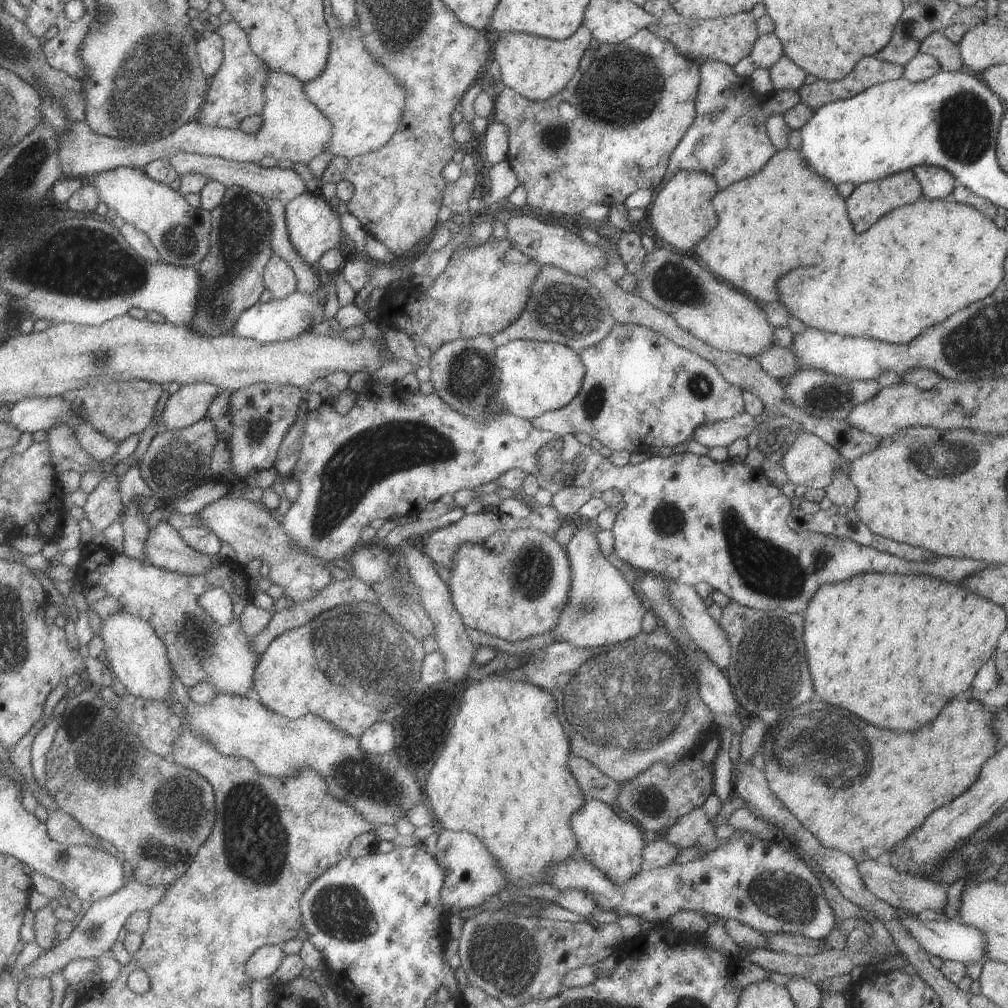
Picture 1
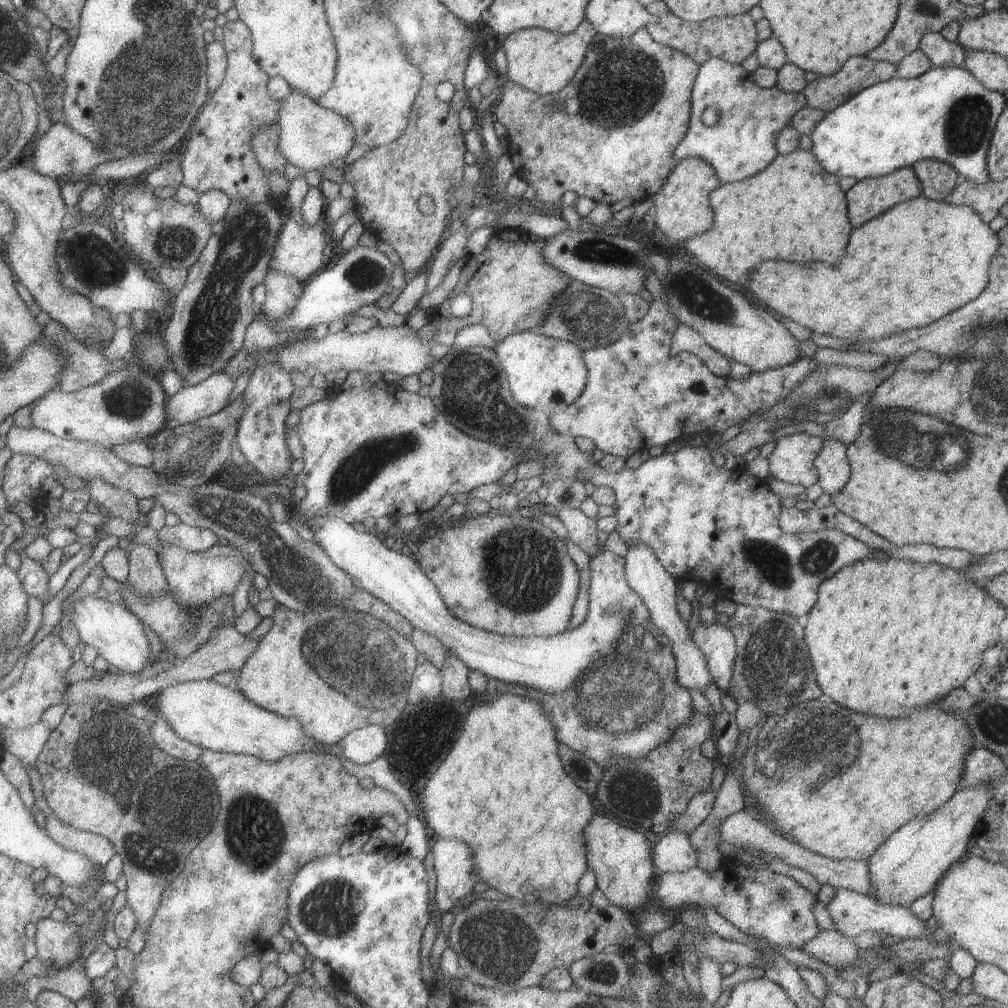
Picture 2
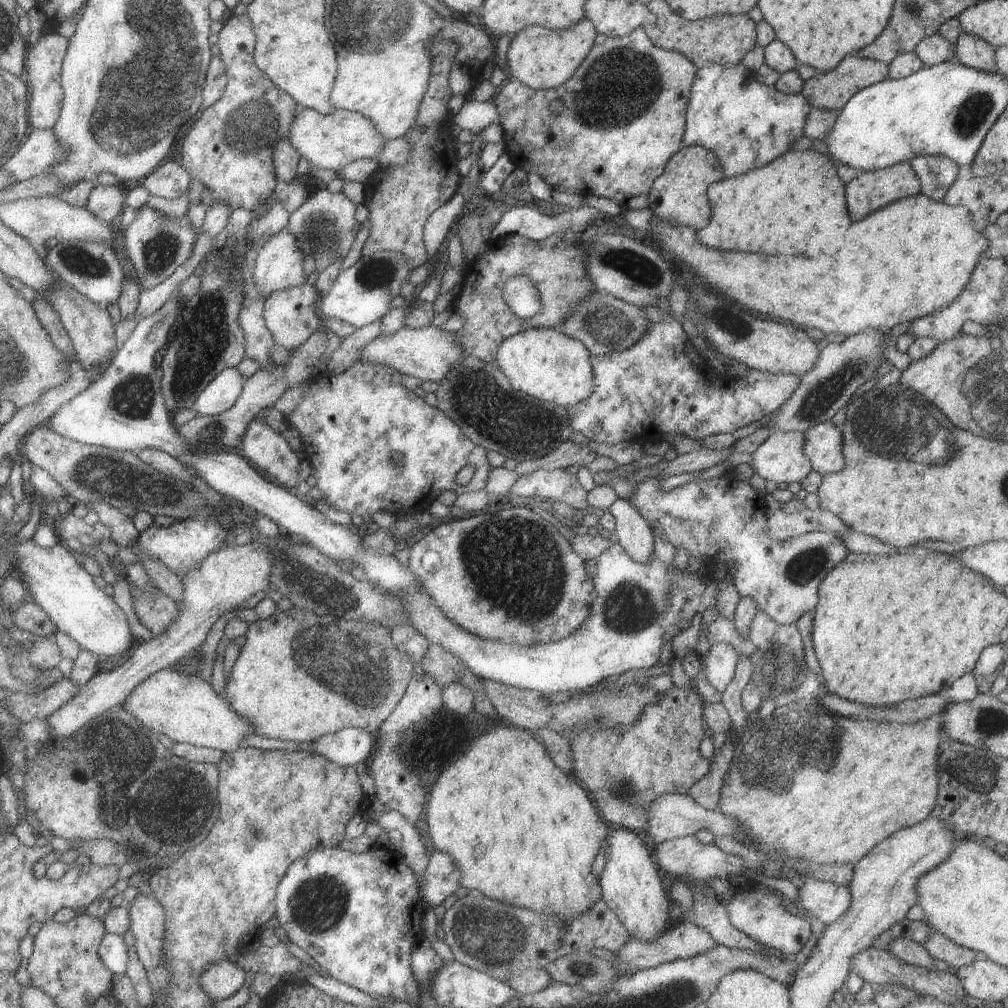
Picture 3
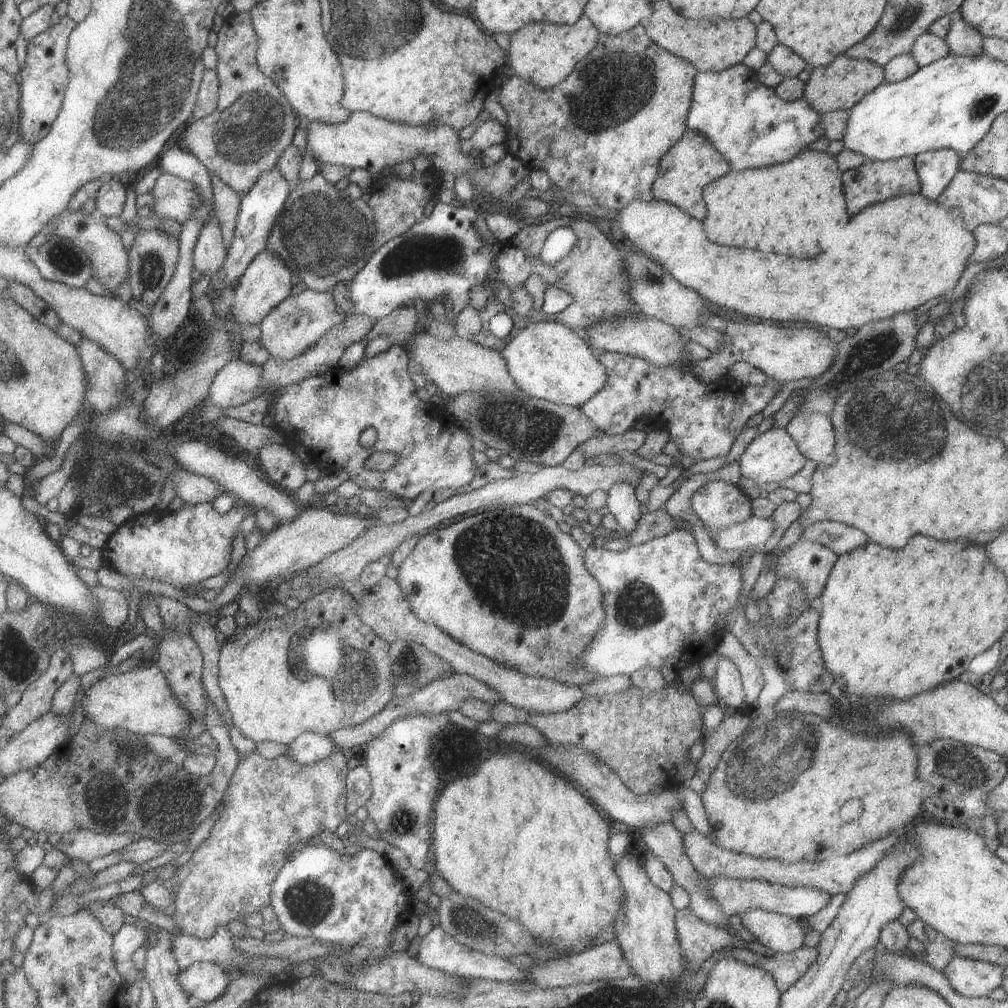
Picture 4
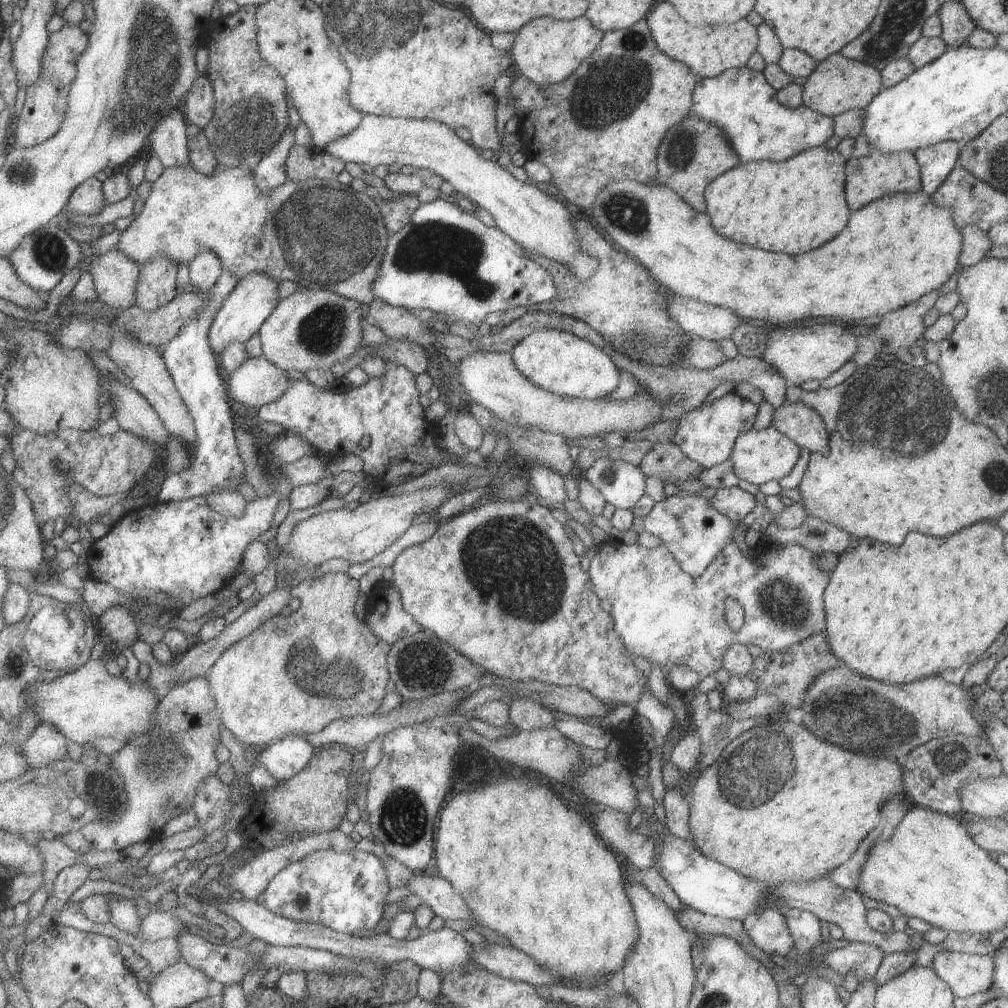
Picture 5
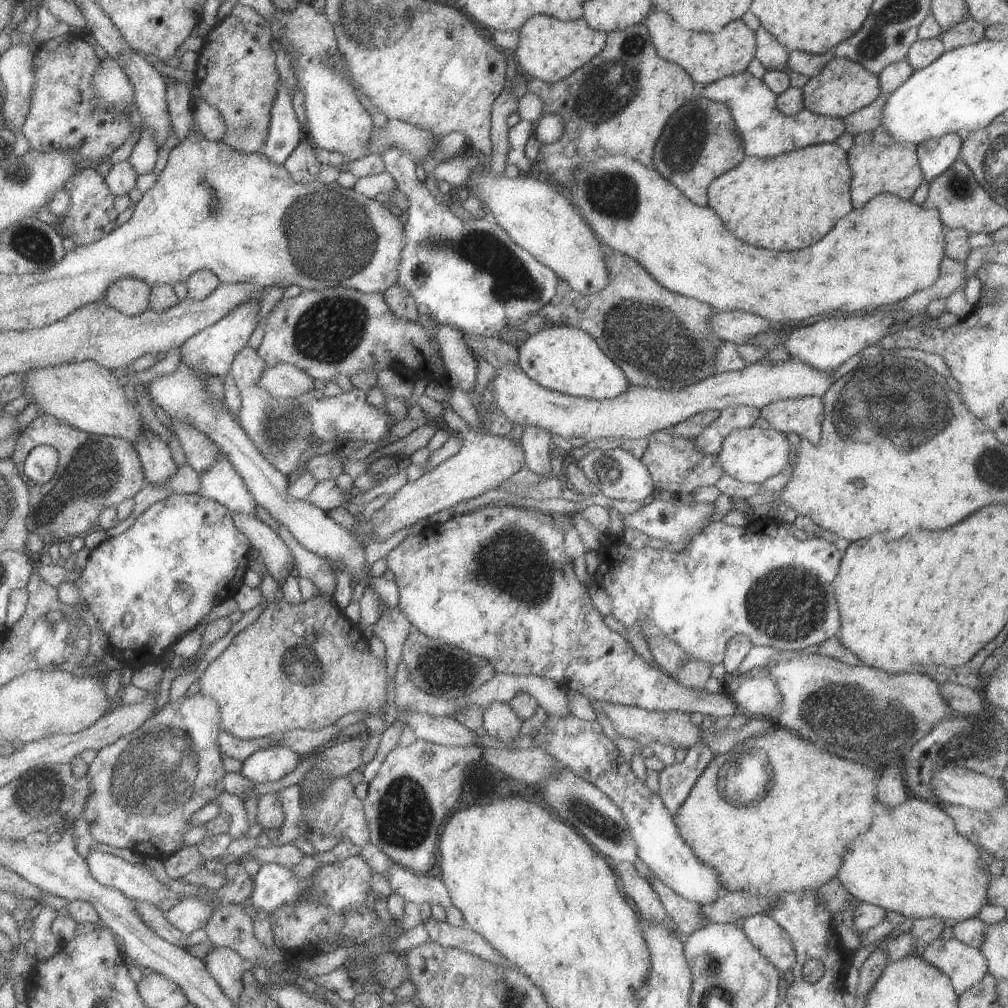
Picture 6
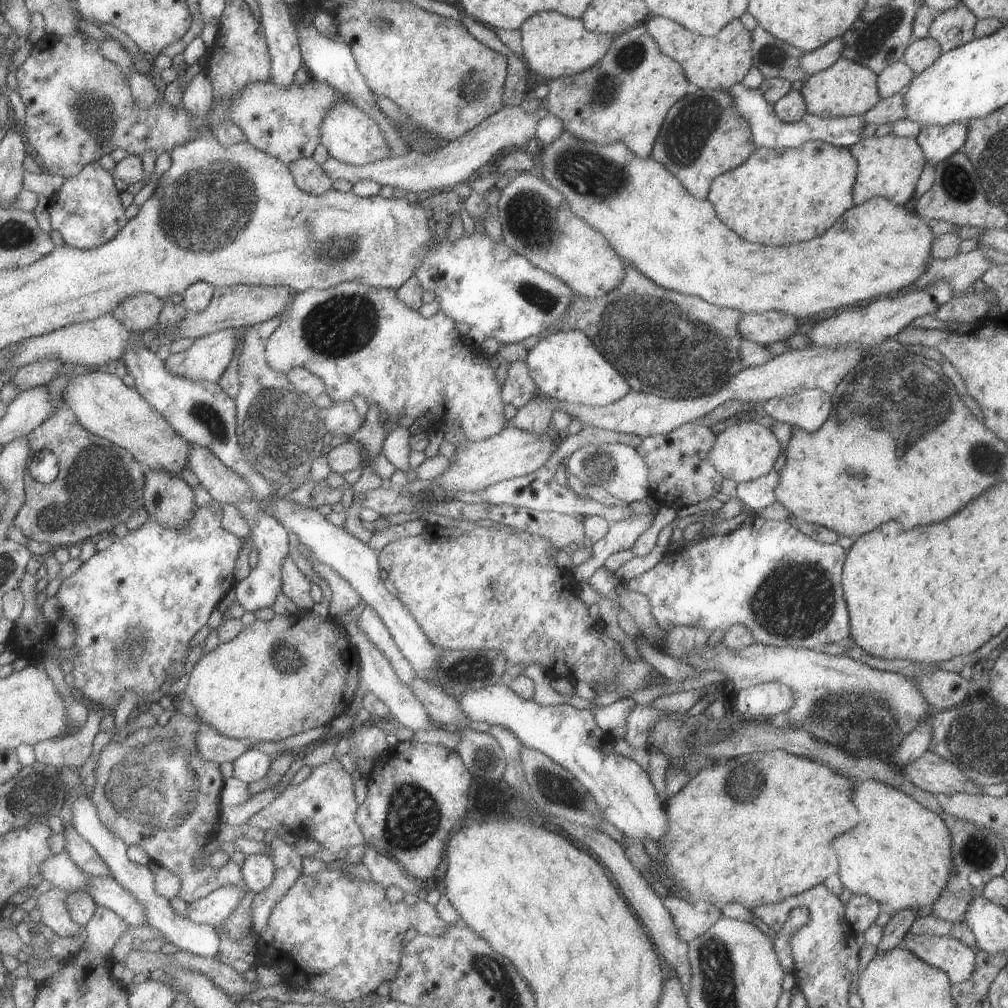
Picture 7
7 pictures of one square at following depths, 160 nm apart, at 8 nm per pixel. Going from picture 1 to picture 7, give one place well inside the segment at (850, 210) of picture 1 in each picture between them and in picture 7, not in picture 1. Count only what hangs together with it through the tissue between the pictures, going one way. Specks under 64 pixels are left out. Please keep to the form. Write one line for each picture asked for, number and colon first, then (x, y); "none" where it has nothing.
2: (870, 196)
3: (872, 189)
4: (872, 181)
5: (878, 173)
6: (893, 168)
7: (889, 166)

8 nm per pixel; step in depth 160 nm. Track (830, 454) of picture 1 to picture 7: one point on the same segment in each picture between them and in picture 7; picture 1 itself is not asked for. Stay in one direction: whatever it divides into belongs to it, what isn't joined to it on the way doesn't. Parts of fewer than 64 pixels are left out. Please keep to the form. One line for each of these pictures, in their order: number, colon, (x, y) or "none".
2: (790, 461)
3: (780, 457)
4: (772, 456)
5: (758, 456)
6: (750, 455)
7: (743, 451)

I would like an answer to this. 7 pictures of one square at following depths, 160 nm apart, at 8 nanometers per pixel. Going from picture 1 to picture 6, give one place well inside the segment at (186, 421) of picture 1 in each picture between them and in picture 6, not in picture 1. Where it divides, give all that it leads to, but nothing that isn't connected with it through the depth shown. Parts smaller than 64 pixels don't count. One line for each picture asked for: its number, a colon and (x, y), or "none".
2: (209, 396)
3: (221, 392)
4: (235, 383)
5: (256, 382)
6: (282, 380)

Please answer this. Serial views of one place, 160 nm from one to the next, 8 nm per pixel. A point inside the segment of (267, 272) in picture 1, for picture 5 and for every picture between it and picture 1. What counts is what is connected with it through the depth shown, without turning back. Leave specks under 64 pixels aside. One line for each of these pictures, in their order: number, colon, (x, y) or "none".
2: (281, 291)
3: (291, 315)
4: (294, 324)
5: (307, 330)

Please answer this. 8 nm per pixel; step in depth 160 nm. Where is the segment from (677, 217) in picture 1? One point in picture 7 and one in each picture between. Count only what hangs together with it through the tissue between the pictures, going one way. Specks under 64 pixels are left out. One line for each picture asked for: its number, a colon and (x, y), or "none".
2: (680, 208)
3: (678, 195)
4: (692, 162)
5: (692, 154)
6: (699, 141)
7: (702, 135)

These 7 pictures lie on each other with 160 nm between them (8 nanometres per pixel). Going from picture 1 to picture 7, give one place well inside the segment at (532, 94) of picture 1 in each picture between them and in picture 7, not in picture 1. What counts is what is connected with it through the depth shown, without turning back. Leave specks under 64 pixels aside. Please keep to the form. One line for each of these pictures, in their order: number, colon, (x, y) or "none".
2: (541, 61)
3: (541, 58)
4: (543, 54)
5: (545, 51)
6: (548, 49)
7: (553, 45)

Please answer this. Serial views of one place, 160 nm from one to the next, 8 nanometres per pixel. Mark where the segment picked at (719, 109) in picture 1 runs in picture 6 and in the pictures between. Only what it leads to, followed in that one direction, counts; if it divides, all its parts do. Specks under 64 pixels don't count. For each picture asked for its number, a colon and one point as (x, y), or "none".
2: (741, 143)
3: (746, 124)
4: (745, 121)
5: (738, 101)
6: (764, 132)

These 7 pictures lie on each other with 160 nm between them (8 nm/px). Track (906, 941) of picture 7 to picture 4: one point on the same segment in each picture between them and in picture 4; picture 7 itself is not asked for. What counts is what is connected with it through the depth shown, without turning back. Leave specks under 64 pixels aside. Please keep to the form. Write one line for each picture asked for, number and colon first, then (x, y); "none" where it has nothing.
4: (970, 978)
5: (965, 974)
6: (964, 965)

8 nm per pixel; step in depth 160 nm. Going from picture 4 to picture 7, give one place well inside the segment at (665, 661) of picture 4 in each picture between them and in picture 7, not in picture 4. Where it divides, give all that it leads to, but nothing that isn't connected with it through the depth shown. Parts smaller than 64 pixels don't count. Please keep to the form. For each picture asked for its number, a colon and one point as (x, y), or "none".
5: (659, 613)
6: (759, 581)
7: (785, 588)

